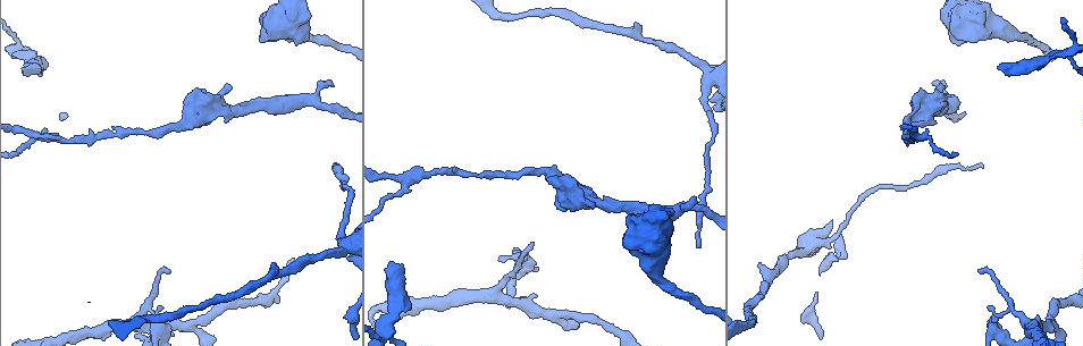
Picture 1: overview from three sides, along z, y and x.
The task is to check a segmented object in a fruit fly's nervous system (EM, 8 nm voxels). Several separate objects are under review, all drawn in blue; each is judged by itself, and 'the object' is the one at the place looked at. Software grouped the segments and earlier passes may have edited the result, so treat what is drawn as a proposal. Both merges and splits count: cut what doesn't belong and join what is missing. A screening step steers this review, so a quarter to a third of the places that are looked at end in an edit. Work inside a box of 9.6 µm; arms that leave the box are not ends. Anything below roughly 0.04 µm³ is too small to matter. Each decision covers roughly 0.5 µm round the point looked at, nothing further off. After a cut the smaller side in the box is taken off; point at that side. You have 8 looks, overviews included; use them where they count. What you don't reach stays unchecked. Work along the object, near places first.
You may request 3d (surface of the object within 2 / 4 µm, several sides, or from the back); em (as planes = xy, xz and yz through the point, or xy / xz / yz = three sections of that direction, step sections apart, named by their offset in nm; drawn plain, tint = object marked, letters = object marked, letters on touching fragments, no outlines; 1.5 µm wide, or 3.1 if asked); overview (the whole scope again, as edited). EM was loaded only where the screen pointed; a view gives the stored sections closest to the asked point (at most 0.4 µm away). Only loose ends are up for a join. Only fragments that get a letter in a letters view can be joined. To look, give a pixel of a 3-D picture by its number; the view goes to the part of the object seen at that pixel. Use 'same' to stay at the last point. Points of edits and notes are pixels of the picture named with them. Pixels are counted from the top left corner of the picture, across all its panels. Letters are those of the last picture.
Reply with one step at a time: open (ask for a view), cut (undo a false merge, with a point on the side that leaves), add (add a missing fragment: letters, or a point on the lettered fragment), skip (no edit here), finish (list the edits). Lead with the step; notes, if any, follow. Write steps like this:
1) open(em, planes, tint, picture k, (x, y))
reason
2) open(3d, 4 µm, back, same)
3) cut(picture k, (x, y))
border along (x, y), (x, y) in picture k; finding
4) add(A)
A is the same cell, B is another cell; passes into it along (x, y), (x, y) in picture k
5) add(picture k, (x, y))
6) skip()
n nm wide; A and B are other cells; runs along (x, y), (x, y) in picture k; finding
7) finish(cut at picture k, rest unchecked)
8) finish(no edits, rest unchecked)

open(em, planes, tint, picture 1, (388, 264))
branch stops here

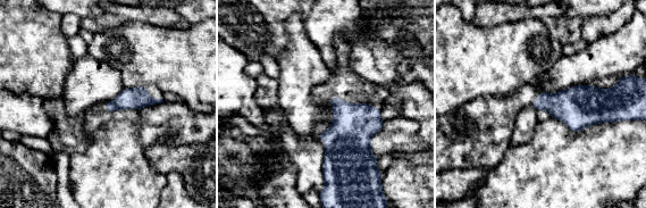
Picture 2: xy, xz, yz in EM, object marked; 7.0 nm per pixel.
open(em, planes, letters, same)

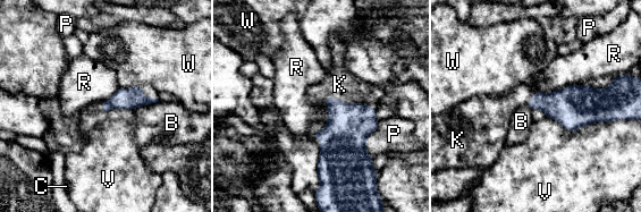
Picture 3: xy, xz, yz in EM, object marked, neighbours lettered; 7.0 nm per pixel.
add(K)
K is the same cell, B, C, P, R, V and W are other cells; passes into it along (348, 125), (346, 103), (339, 84) in picture 3; it goes on there

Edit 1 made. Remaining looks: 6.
open(em, planes, tint, picture 1, (390, 330))
sharp bend

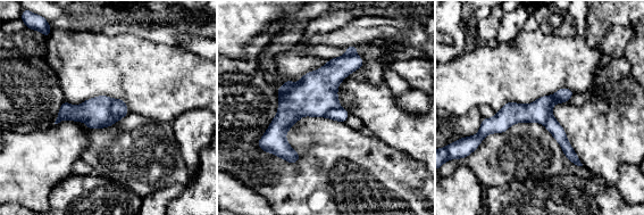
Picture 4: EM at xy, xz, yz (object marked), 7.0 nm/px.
open(em, planes, letters, same)
see the neighbours

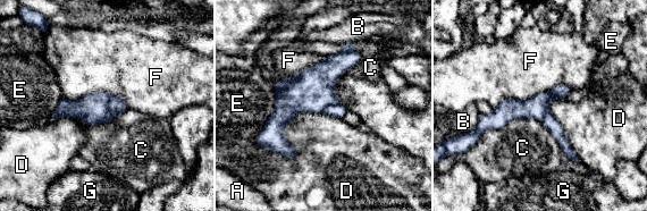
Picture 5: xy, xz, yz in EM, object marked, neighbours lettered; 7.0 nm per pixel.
cut(picture 5, (549, 121))
A, B, C, D, E, F and G are other cells; the part that leaves runs along (548, 115), (551, 124), (573, 157) in picture 5; two neurons meet here

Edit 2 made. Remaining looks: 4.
open(overview)

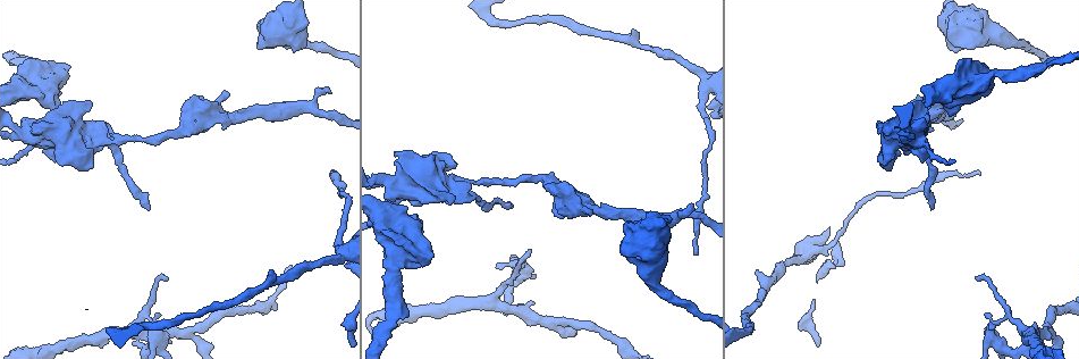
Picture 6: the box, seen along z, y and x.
open(3d, 2 µm, picture 6, (952, 115))
an open end

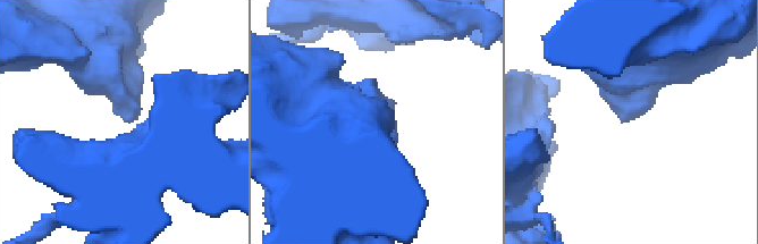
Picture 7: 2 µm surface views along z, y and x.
open(em, planes, letters, picture 7, (127, 117))
shape alone is not enough

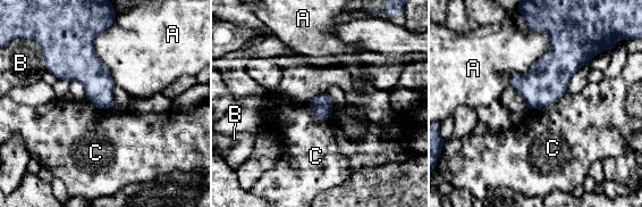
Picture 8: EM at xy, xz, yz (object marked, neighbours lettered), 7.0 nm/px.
skip()
A, B and C are other cells; none of them fits

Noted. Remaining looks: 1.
finish(add at picture 3, cut at picture 5, rest unchecked)

